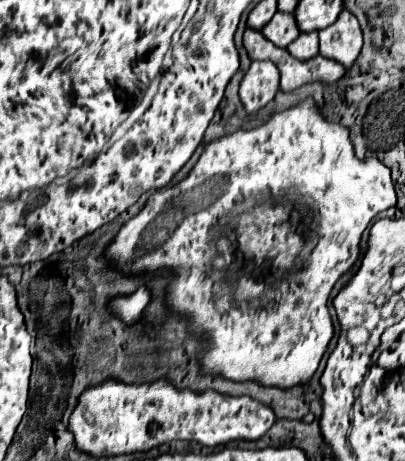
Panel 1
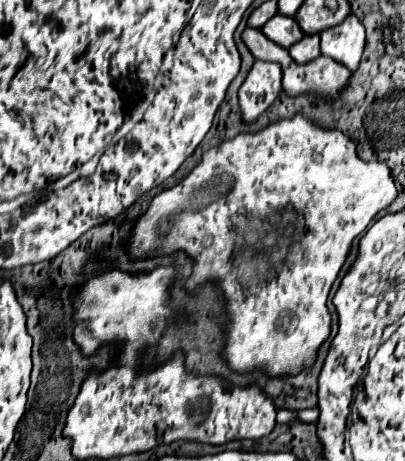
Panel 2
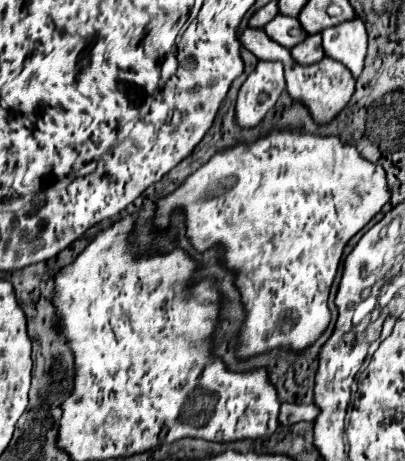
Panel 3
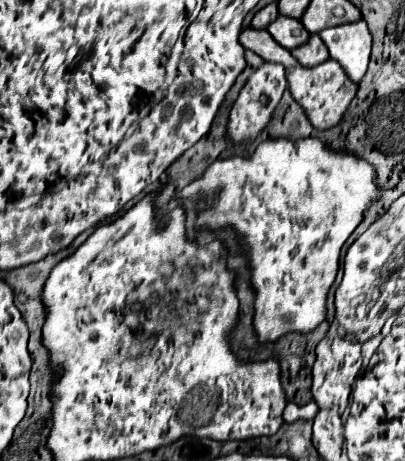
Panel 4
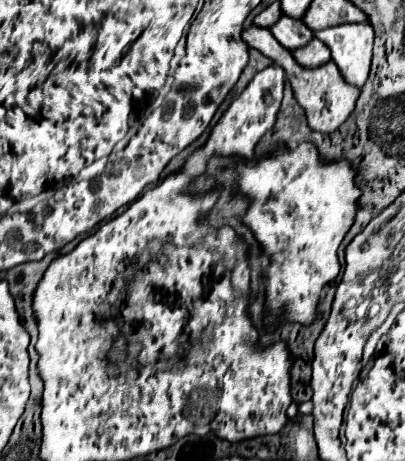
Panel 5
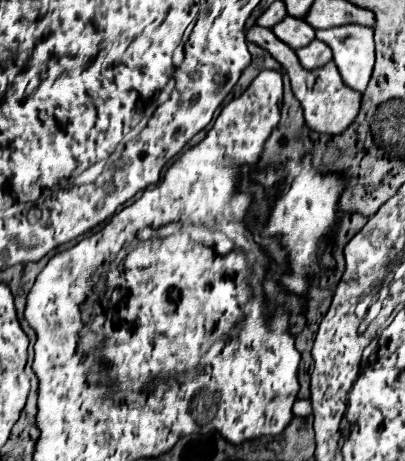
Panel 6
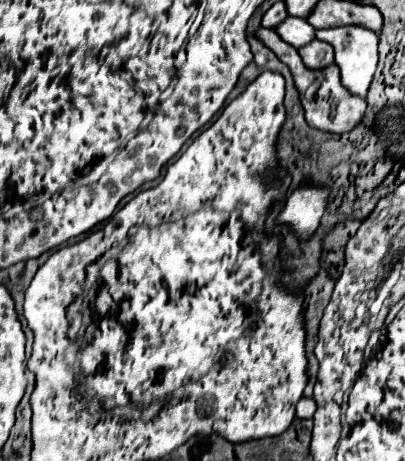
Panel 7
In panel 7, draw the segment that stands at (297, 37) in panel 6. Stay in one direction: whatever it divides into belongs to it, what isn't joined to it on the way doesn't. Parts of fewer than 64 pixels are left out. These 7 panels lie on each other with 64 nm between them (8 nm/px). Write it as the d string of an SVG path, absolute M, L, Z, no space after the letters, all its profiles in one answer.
M288 16L278 28L276 32L280 34L280 38L284 42L288 42L294 48L302 48L308 42L314 40L314 28L304 20L304 18L292 18Z

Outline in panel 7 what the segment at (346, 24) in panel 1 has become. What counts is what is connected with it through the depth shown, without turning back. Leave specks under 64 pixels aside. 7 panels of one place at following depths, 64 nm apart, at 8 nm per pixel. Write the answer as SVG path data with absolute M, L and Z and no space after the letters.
M340 26L340 28L328 28L328 30L316 30L316 38L328 42L334 48L336 64L342 72L342 84L352 94L366 98L368 88L372 84L376 66L378 66L378 36L372 30L360 28L360 26Z

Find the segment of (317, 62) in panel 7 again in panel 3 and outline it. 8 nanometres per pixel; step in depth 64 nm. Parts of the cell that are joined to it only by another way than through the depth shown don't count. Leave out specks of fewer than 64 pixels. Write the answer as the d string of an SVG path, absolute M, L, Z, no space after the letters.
M312 34L308 36L304 42L300 42L296 48L290 50L294 60L302 66L310 66L310 64L316 64L320 62L326 54L324 54L324 48L322 48L322 36L320 34Z

